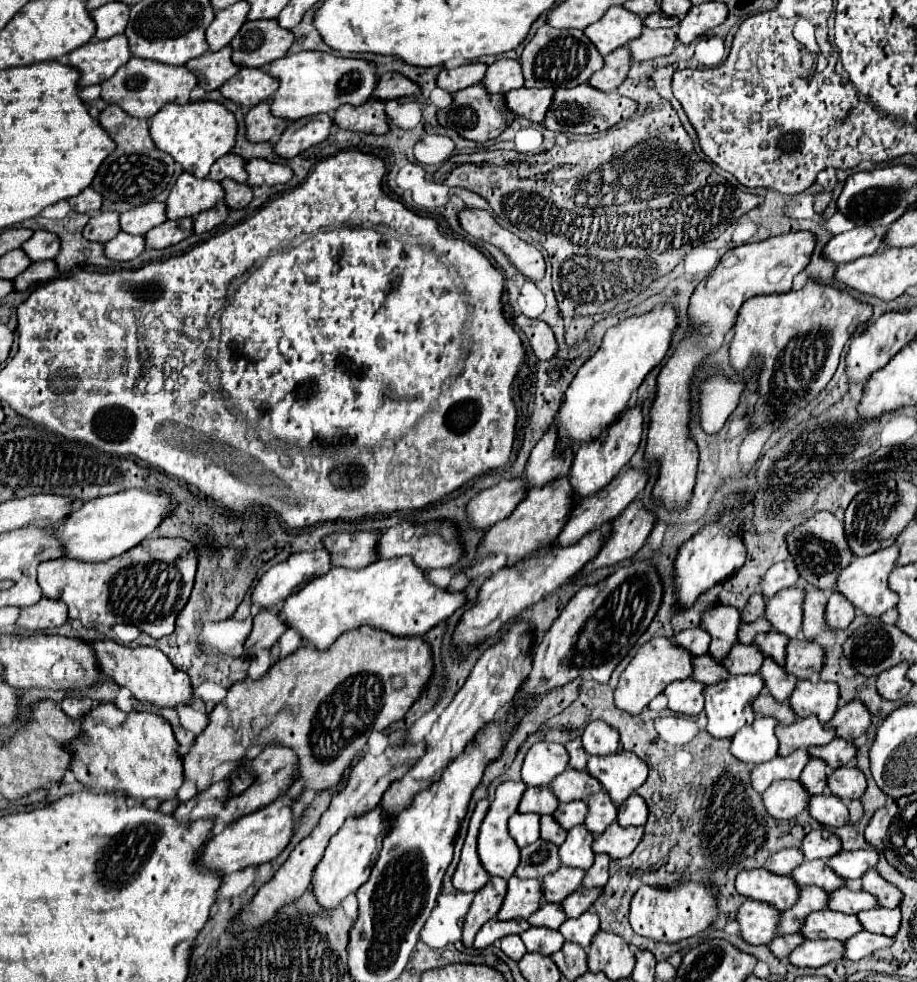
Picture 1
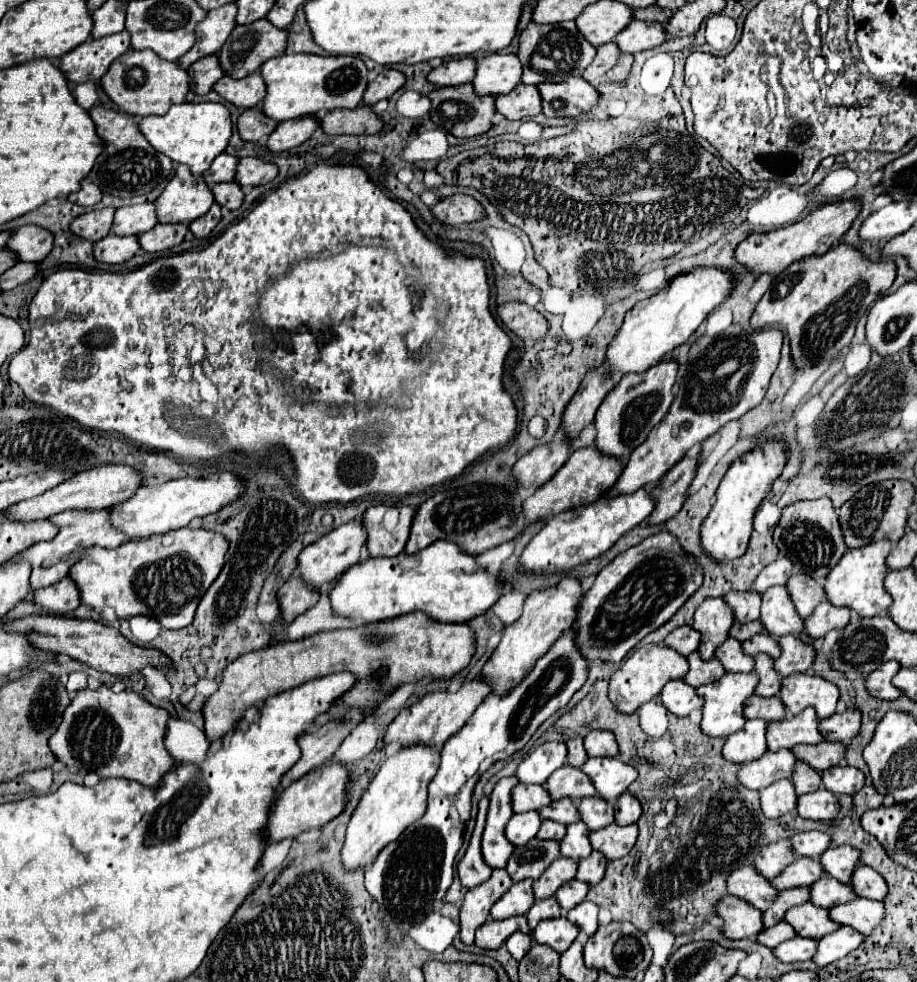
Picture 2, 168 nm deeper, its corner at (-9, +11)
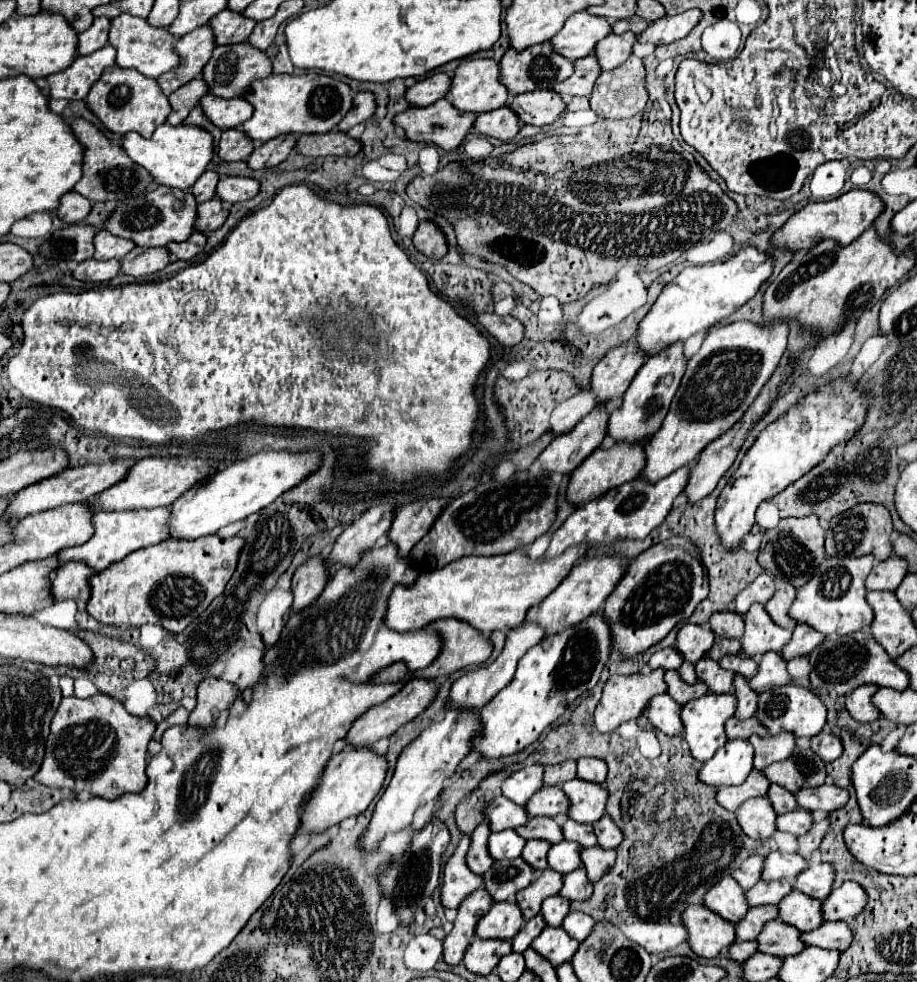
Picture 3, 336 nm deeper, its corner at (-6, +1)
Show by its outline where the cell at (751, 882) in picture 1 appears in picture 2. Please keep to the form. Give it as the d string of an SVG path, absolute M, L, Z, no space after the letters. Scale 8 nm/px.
M751 865L739 867L729 875L727 891L735 897L745 899L747 903L755 905L761 911L771 907L771 903L775 901L775 895L779 895L779 891L771 887L771 879L763 879L759 871L755 871L755 867Z

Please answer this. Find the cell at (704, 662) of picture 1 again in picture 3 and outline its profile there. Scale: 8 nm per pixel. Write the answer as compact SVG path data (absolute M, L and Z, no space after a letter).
M666 671L664 673L664 681L668 685L666 693L678 703L678 705L686 705L688 701L696 699L696 697L702 697L708 693L708 687L704 683L694 683L694 685L686 685L684 681L680 681L678 673L676 671Z

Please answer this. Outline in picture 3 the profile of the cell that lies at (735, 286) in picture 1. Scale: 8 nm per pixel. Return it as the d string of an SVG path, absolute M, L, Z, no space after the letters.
M852 189L836 199L830 199L830 201L820 201L820 203L808 203L806 207L802 207L796 215L792 215L788 219L788 223L774 235L774 243L778 247L784 247L784 249L798 249L798 251L808 251L812 247L812 237L822 237L822 239L836 239L840 245L850 245L856 237L860 237L874 221L876 217L884 211L884 201L880 195L872 193L872 191L866 191L866 189Z

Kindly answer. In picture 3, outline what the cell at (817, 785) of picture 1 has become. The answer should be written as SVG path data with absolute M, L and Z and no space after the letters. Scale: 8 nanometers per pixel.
M770 785L770 789L768 789L766 795L768 795L768 801L772 801L772 807L776 809L778 815L788 813L788 811L792 811L796 807L794 795L788 793L786 789L782 789L780 785Z

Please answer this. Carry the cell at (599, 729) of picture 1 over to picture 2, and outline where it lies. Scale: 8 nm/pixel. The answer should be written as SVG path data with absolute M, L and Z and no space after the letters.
M589 731L585 735L585 747L589 757L615 757L619 753L615 735L611 735L611 731Z

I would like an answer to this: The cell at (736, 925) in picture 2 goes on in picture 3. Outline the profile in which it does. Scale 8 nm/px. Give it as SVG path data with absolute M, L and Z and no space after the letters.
M690 905L682 913L682 925L688 931L688 945L698 957L712 959L736 941L734 925L716 917L704 905Z

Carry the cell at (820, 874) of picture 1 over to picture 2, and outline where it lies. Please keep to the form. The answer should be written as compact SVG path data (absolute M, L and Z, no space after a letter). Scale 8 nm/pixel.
M797 857L789 867L785 867L771 883L783 891L791 887L805 887L815 883L815 879L823 877L823 865L819 859L807 859L807 857Z

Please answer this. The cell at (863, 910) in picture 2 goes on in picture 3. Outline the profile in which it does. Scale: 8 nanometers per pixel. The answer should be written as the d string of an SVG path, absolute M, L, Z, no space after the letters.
M824 921L818 929L802 933L800 939L804 939L804 945L814 945L822 949L846 949L852 943L852 931L842 921Z

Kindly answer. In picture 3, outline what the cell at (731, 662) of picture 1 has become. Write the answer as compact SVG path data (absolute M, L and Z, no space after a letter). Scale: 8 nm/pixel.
M700 659L696 665L696 677L698 677L698 681L708 685L710 693L730 693L732 691L734 673L722 669L718 665L718 661Z

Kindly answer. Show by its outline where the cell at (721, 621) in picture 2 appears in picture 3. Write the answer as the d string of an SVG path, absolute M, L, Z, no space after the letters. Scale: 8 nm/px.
M686 623L678 635L676 635L676 649L682 653L684 663L678 667L678 675L684 683L692 685L696 683L696 673L694 667L702 659L702 655L712 647L714 643L714 633L710 631L708 625L692 625Z

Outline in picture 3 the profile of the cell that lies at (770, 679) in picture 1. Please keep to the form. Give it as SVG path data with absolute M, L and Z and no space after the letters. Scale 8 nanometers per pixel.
M734 675L734 695L736 695L736 699L738 699L734 717L750 719L750 717L756 713L756 701L758 701L758 695L750 689L750 685L748 685L748 681L746 681L744 677Z

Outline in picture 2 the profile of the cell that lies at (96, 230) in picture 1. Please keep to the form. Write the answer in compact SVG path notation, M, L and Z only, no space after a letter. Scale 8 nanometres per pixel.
M105 207L101 211L83 213L71 223L71 231L91 241L99 241L111 233L113 215L115 215L115 207Z

